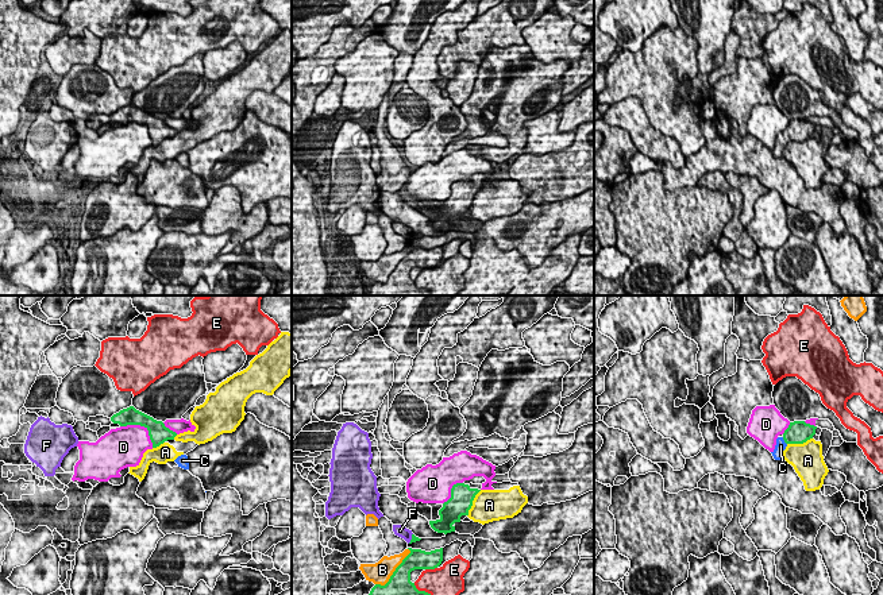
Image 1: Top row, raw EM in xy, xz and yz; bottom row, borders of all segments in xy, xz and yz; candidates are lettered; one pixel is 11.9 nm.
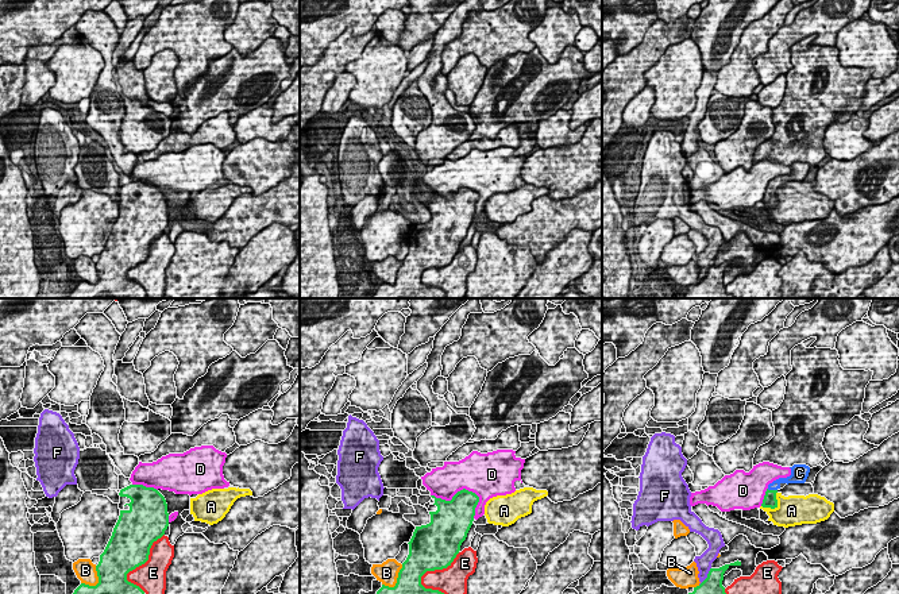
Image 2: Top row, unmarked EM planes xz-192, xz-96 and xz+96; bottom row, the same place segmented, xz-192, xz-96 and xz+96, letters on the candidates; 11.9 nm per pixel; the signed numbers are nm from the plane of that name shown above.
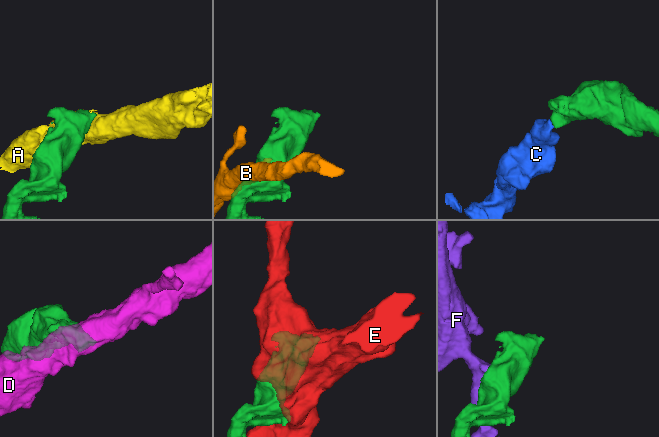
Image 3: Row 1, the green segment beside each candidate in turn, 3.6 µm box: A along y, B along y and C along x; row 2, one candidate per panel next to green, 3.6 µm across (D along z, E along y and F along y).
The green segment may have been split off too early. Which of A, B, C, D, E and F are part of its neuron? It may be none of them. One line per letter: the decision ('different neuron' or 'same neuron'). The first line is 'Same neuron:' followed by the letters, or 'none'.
Same neuron: C
A: different neuron
B: different neuron
C: same neuron
D: different neuron
E: different neuron
F: different neuron

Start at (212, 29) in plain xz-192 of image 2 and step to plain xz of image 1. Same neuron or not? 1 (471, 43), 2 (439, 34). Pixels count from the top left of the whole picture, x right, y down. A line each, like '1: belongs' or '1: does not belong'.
1: belongs
2: does not belong

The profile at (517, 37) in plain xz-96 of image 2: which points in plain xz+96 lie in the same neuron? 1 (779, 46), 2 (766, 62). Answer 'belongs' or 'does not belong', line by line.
1: belongs
2: belongs

